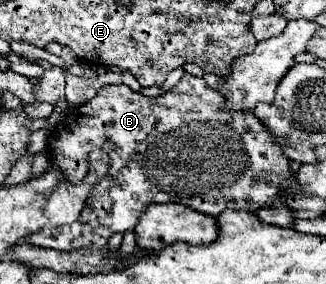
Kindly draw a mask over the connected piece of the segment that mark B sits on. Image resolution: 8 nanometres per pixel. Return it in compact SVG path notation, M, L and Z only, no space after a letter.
M185 73L171 91L159 97L145 97L131 91L127 85L101 87L91 101L75 107L73 113L69 111L69 115L65 115L65 119L47 133L49 143L45 155L51 167L59 169L71 185L83 181L83 171L89 169L89 153L95 149L103 149L109 155L109 171L93 185L77 221L65 227L45 227L27 241L31 245L57 251L103 249L113 233L131 231L151 201L181 203L199 213L217 217L225 209L255 211L275 201L277 195L281 197L283 191L295 191L297 183L289 169L289 159L281 155L281 147L277 147L275 139L259 119L251 111L225 111L221 109L221 103L223 97L215 89L207 87L201 77L193 77L189 73Z

